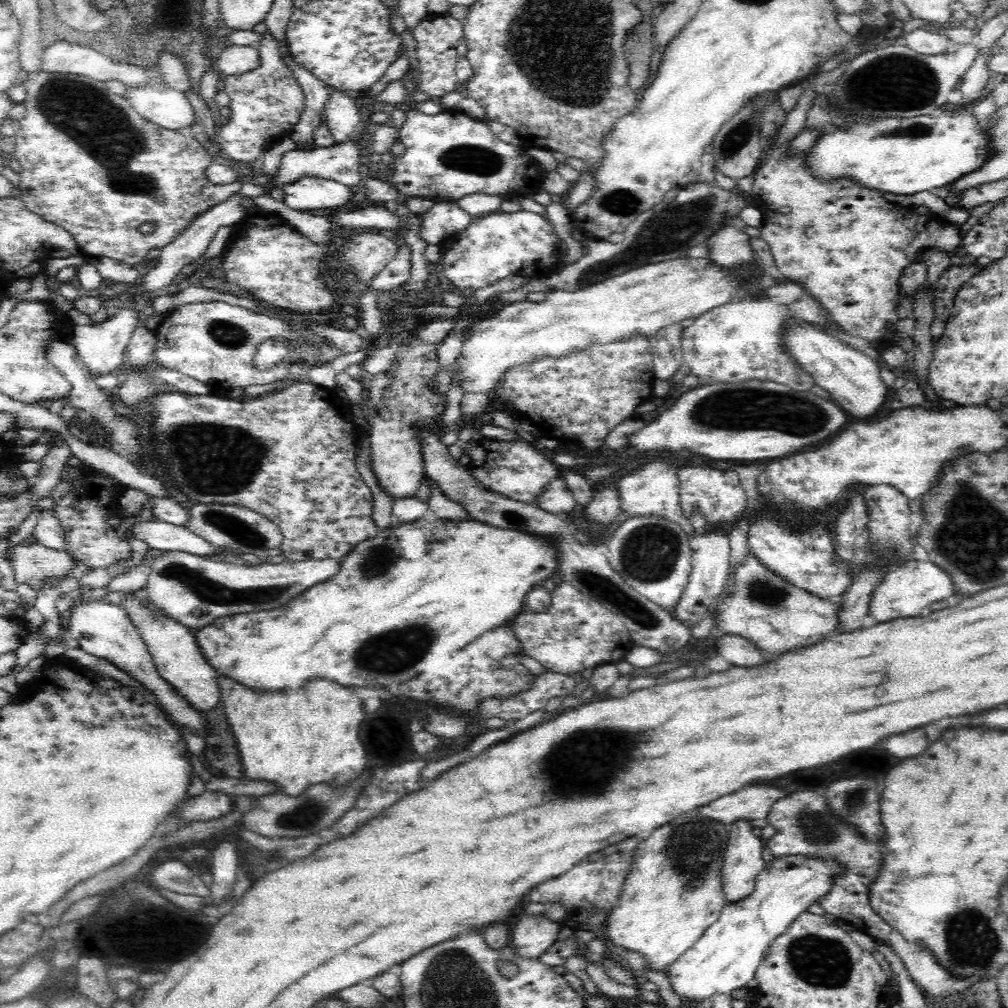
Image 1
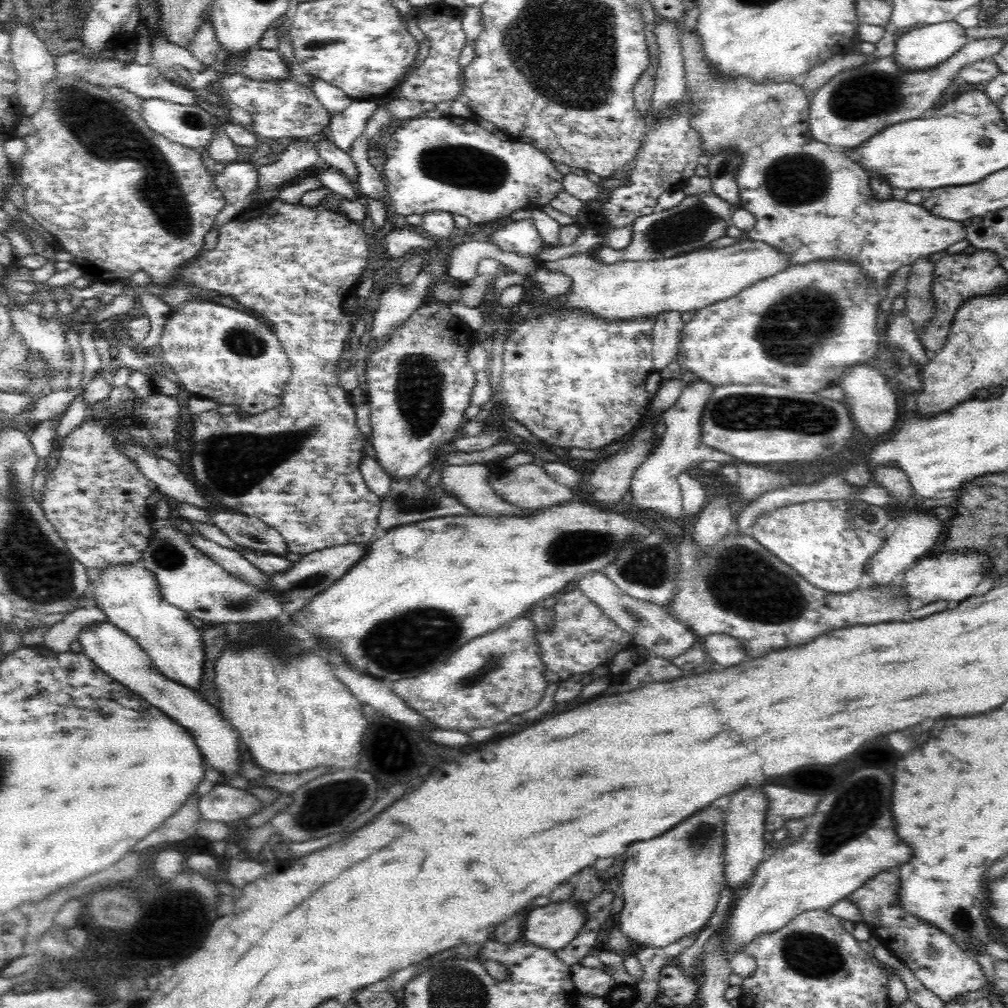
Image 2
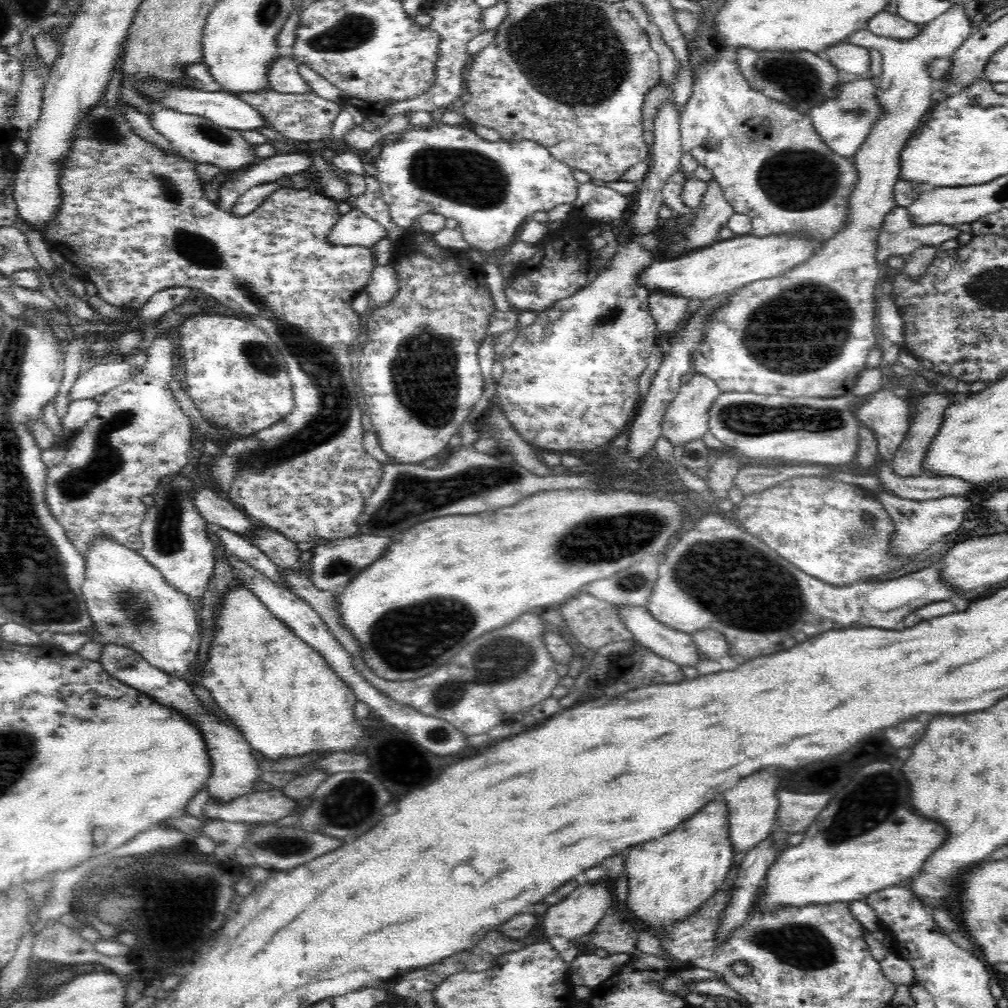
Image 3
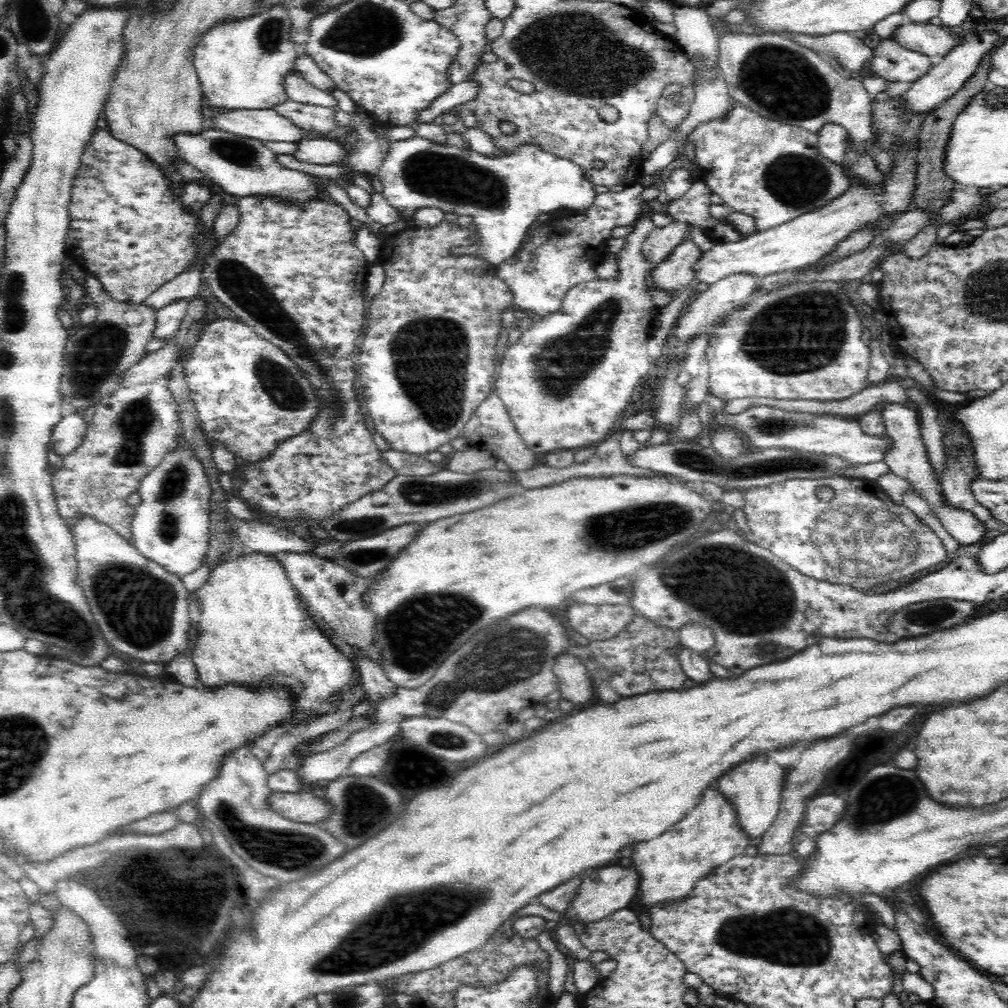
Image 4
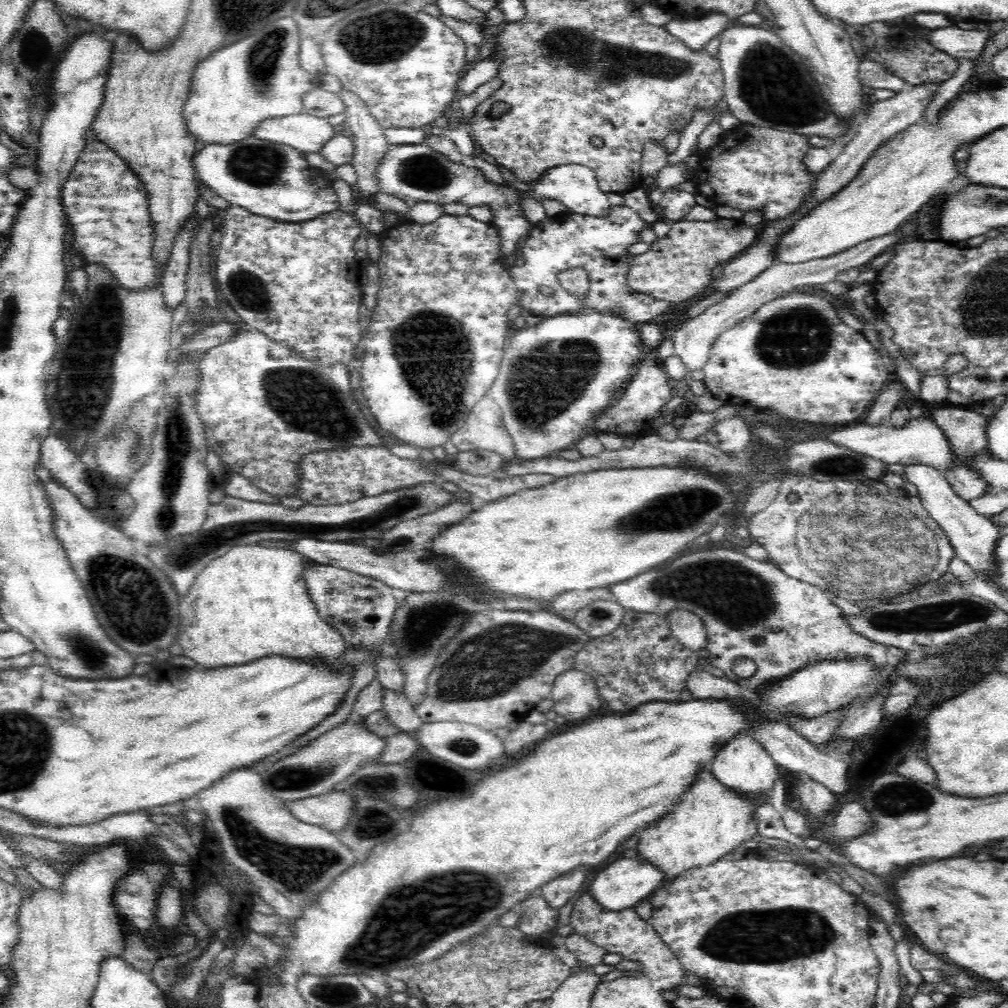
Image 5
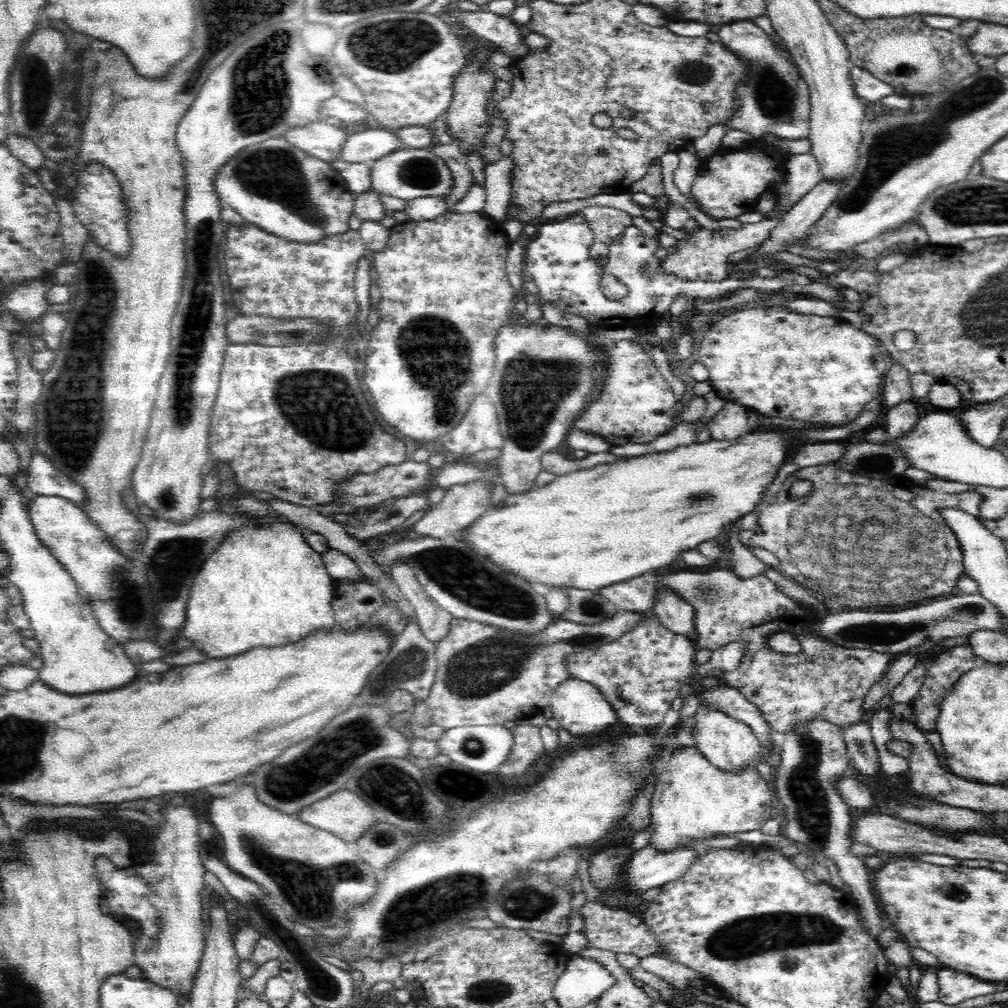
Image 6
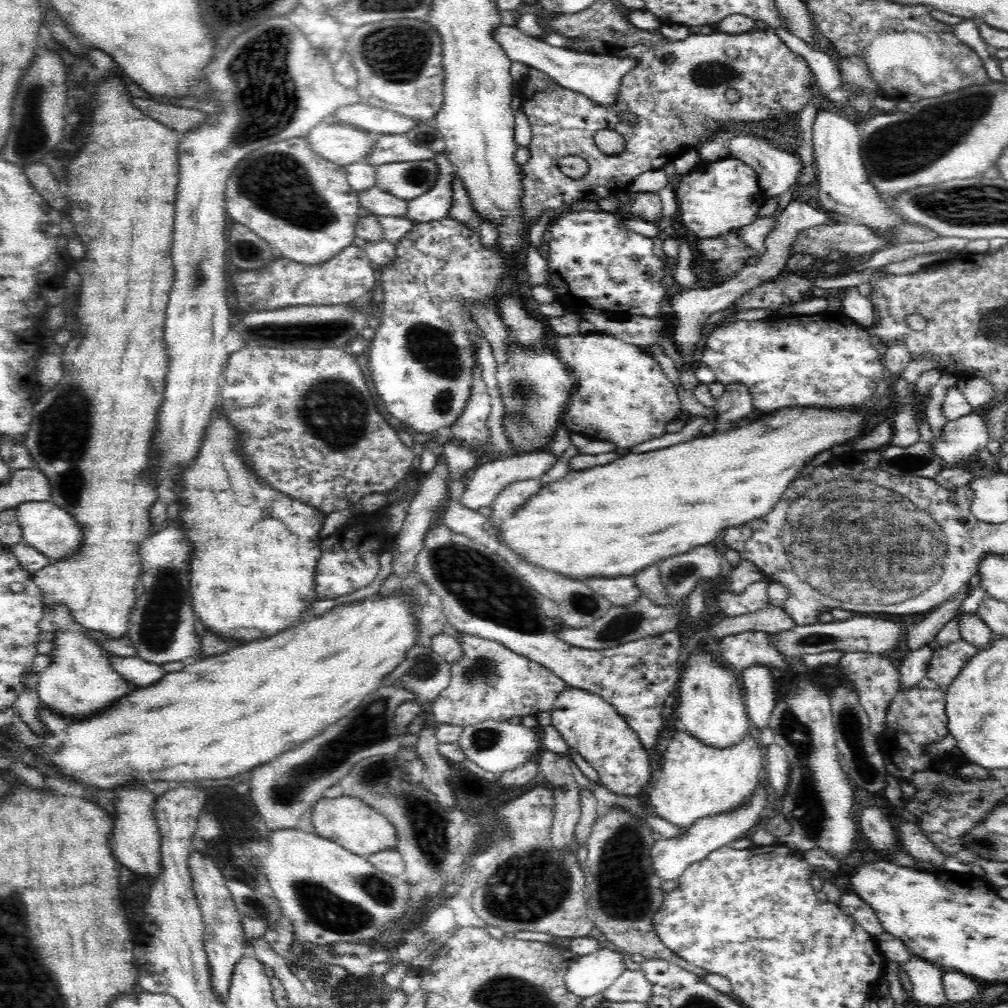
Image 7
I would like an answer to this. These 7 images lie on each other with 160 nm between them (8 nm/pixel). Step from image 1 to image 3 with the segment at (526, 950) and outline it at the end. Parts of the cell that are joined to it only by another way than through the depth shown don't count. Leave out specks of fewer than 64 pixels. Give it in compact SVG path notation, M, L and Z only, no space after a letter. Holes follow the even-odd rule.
M608 880L600 882L598 885L575 885L575 889L560 903L550 904L546 908L544 918L542 918L542 936L547 940L562 956L564 950L576 948L576 939L586 933L590 933L605 916L606 910L611 906L612 890L610 890Z

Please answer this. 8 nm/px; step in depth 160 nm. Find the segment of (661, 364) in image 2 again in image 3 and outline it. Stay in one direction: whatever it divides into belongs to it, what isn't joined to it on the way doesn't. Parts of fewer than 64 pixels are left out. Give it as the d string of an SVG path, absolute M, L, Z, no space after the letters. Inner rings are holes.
M650 292L649 309L654 317L656 346L660 346L660 338L670 334L678 326L678 322L688 317L688 298L666 294L665 292Z

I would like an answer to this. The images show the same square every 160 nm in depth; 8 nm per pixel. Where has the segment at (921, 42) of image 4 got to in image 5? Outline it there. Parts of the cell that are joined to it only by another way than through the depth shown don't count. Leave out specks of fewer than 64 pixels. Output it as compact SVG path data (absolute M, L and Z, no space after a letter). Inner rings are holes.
M957 27L938 28L928 31L929 43L950 56L956 58L975 59L985 47L988 39L996 34L997 28L989 31L960 30Z

